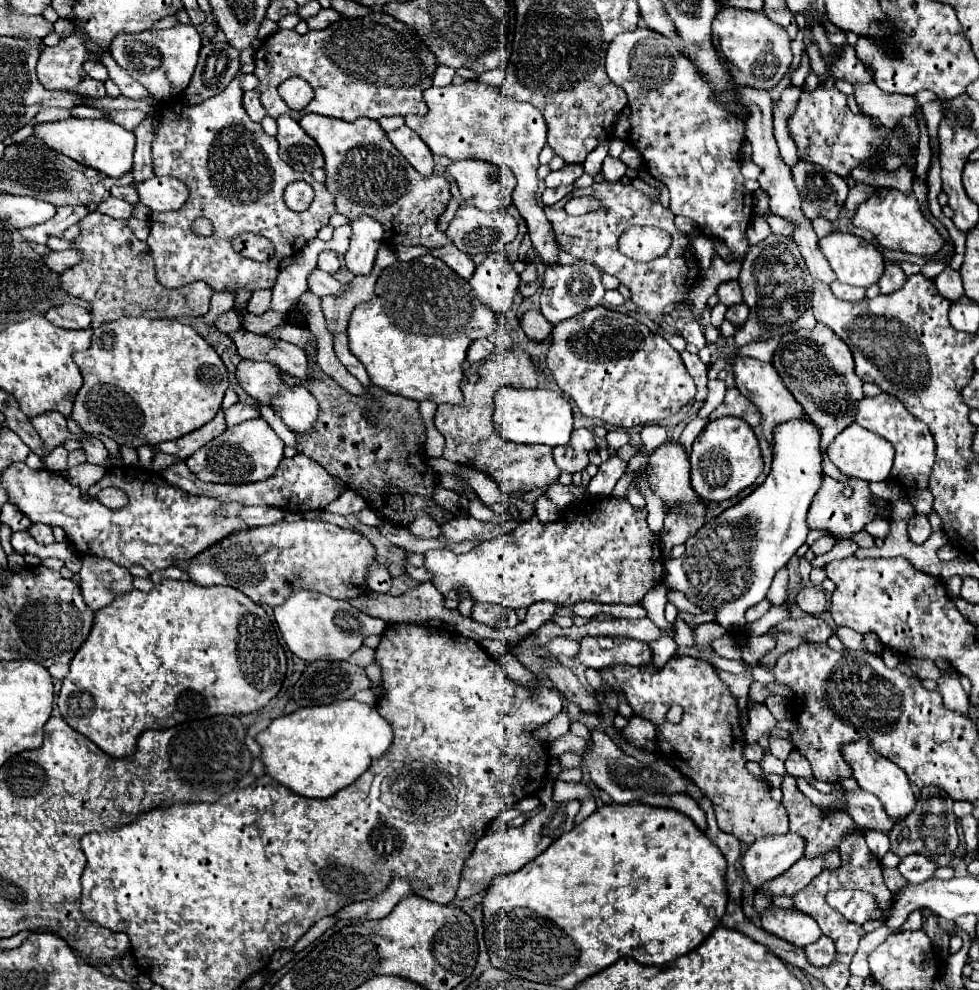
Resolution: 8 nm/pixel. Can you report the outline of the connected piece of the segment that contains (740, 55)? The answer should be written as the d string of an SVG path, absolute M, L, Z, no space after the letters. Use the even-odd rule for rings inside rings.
M732 7L720 9L712 23L712 43L722 53L734 81L744 87L768 91L786 75L792 63L788 33L770 23L762 11L742 11Z

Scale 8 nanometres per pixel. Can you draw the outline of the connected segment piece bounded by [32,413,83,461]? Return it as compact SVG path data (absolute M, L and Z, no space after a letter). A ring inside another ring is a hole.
M44 413L44 415L38 415L38 417L32 417L32 425L36 427L40 439L42 439L42 461L44 457L64 445L68 440L79 441L83 434L72 434L66 427L66 419L60 415L60 413Z

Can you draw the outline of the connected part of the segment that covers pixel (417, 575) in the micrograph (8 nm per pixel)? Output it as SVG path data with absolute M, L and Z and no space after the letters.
M402 549L404 551L404 565L406 565L406 573L412 577L412 579L416 579L416 581L430 581L432 577L432 573L428 573L428 569L424 569L424 567L414 567L410 561L408 561L408 551L406 549Z

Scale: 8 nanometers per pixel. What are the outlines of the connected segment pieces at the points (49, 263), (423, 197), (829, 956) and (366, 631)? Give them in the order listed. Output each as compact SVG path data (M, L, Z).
M66 249L66 251L52 251L44 255L44 263L48 269L56 273L64 273L68 267L74 267L80 261L80 253L76 249Z
M306 113L300 119L302 129L318 143L324 155L326 187L334 195L336 211L350 221L368 215L382 223L384 243L388 247L424 245L428 249L450 243L444 231L438 229L438 219L450 201L450 183L442 175L424 177L392 147L386 131L374 119L356 119L352 123Z
M822 935L818 941L806 945L804 951L806 951L810 963L814 963L814 965L818 965L818 967L824 967L824 965L832 963L832 959L834 959L834 955L836 955L834 941L832 941L830 937L826 937L826 935Z
M308 590L296 591L282 605L274 607L274 619L288 649L308 663L318 659L344 661L362 647L362 641L368 635L380 635L386 629L386 621L362 613L348 601L336 601L328 595Z

